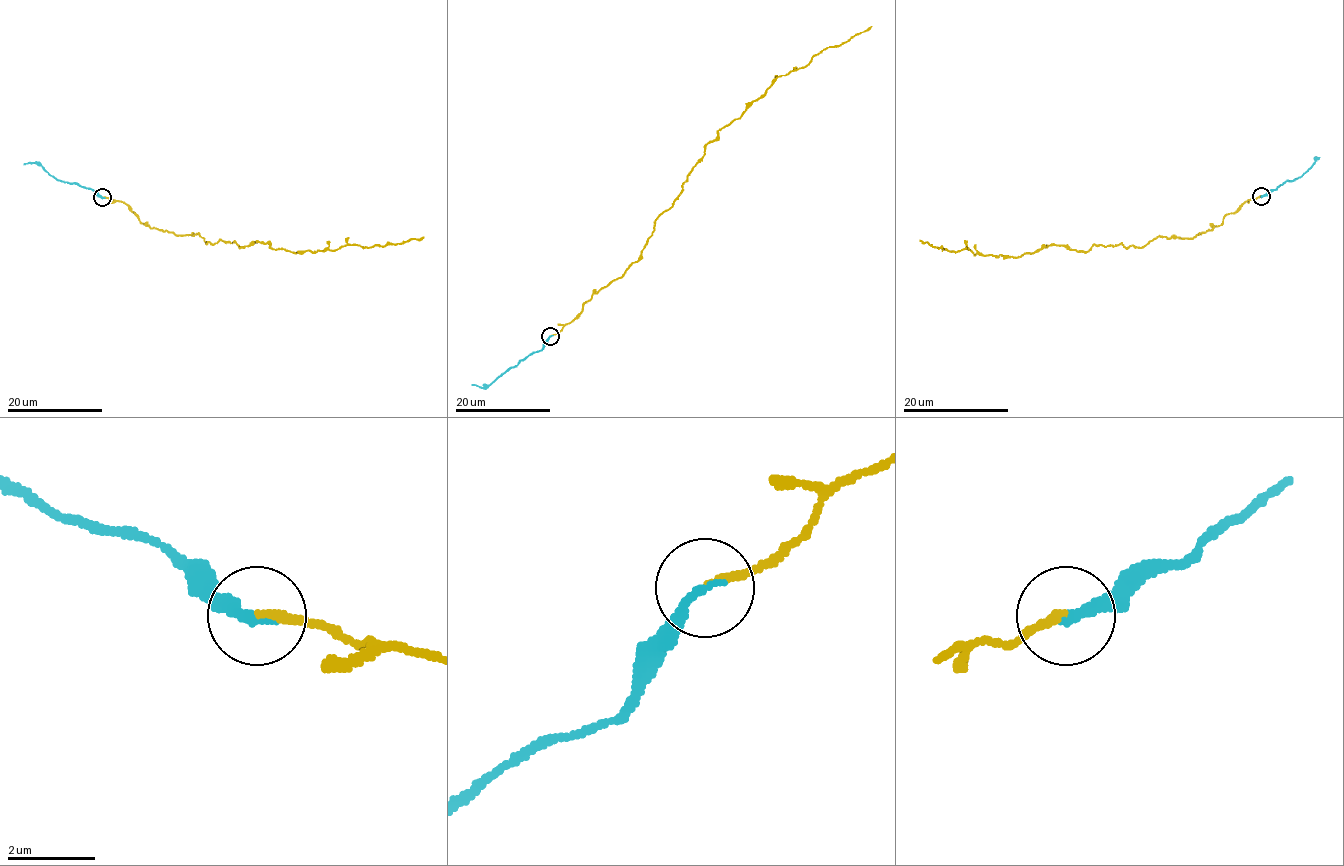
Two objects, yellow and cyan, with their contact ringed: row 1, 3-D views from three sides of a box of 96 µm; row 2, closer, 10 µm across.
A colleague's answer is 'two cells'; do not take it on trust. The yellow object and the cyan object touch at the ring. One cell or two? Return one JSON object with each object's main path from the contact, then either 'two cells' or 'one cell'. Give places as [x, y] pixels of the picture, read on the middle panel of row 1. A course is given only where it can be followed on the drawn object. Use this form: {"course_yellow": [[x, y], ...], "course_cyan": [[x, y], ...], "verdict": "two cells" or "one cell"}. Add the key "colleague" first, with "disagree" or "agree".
{"colleague": "disagree", "course_yellow": [[551, 336], [638, 260], [655, 220], [722, 128], [778, 77], [871, 26]], "course_cyan": [[551, 336], [540, 350], [533, 352], [489, 385], [479, 387], [472, 384]], "verdict": "one cell"}

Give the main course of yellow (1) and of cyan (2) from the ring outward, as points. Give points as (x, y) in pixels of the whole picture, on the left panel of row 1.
1: (103, 197), (123, 202), (146, 225), (198, 234), (207, 243), (330, 251), (423, 236)
2: (103, 197), (92, 188), (57, 180), (41, 166), (24, 163)

